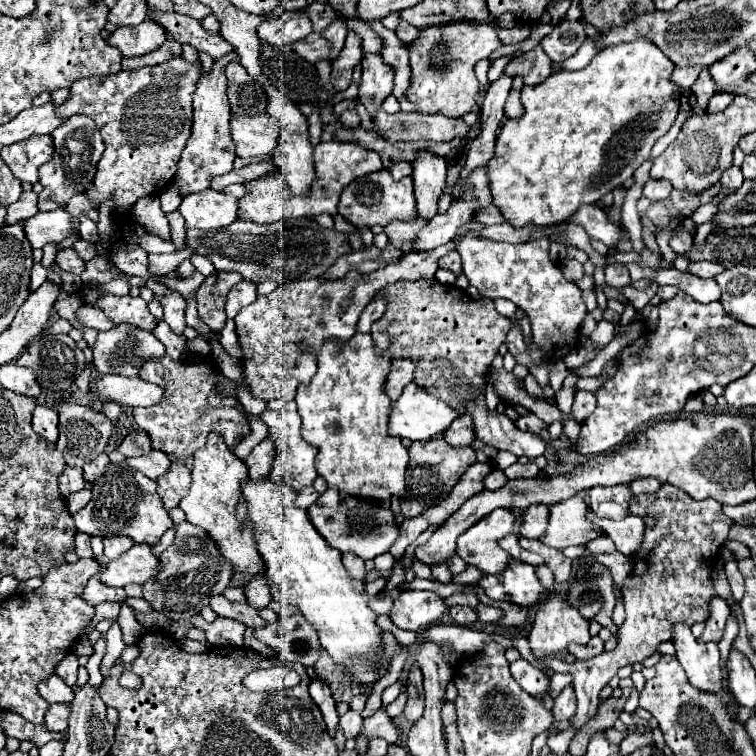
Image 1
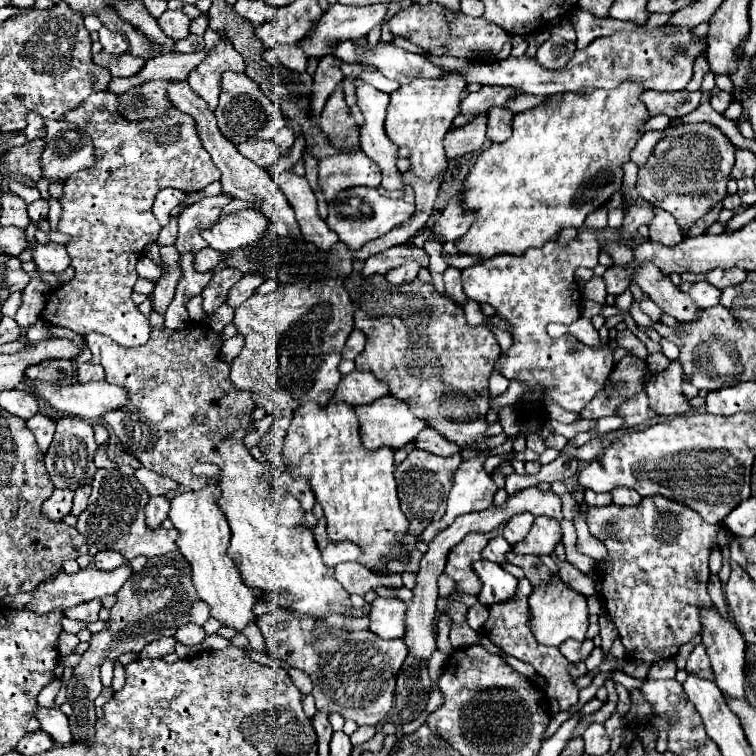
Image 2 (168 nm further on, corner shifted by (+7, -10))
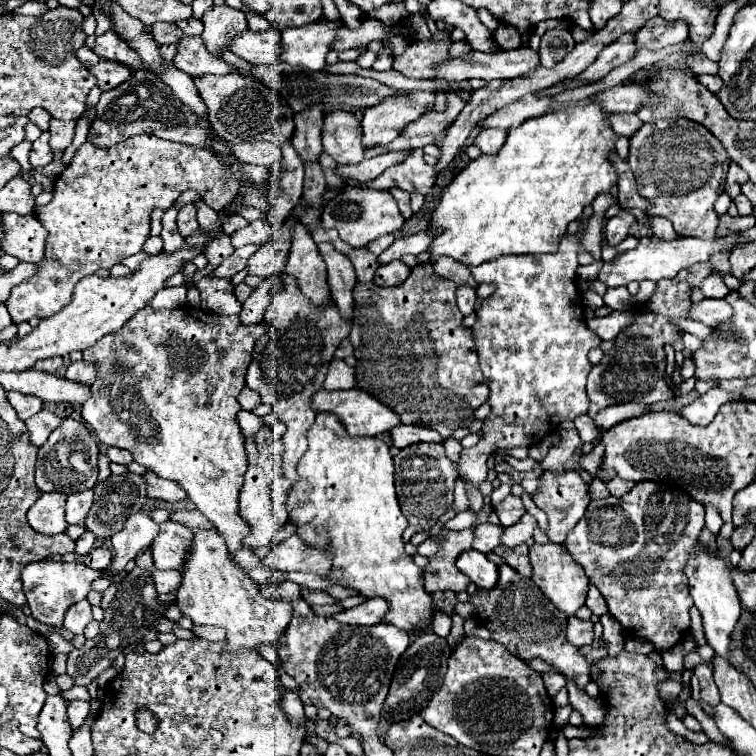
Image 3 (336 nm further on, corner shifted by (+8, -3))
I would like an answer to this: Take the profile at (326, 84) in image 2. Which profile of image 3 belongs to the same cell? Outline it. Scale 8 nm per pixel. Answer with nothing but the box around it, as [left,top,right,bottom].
[292,107,322,163]

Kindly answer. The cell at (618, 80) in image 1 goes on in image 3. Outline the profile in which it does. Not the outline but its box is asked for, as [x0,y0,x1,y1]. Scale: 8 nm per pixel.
[428,105,616,265]

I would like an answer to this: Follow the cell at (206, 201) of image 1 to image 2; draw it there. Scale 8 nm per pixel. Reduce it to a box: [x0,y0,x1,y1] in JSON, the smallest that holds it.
[201,210,267,252]

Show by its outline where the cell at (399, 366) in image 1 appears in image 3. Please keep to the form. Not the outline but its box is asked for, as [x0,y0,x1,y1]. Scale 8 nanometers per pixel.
[324,359,356,391]

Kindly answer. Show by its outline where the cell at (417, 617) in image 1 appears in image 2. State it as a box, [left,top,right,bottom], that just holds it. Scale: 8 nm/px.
[369,598,407,638]

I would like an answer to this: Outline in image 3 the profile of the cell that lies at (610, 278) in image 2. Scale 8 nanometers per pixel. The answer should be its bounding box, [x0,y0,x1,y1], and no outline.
[598,233,736,287]

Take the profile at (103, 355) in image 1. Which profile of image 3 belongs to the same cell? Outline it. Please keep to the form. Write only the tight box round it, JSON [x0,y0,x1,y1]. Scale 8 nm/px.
[66,361,96,385]

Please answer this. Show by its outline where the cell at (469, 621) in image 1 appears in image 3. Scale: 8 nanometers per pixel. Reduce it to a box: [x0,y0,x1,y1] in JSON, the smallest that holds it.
[432,611,452,637]

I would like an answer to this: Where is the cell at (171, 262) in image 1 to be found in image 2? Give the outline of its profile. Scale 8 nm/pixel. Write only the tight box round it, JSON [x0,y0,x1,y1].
[193,246,223,272]

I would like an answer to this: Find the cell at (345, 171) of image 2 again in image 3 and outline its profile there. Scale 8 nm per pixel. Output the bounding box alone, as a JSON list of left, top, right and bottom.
[336,149,412,183]

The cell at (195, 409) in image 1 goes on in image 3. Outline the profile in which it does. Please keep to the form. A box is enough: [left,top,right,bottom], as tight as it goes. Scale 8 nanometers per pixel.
[82,305,268,551]

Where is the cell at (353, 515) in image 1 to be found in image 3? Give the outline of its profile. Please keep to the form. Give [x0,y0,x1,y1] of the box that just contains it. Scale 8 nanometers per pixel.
[262,535,332,575]

